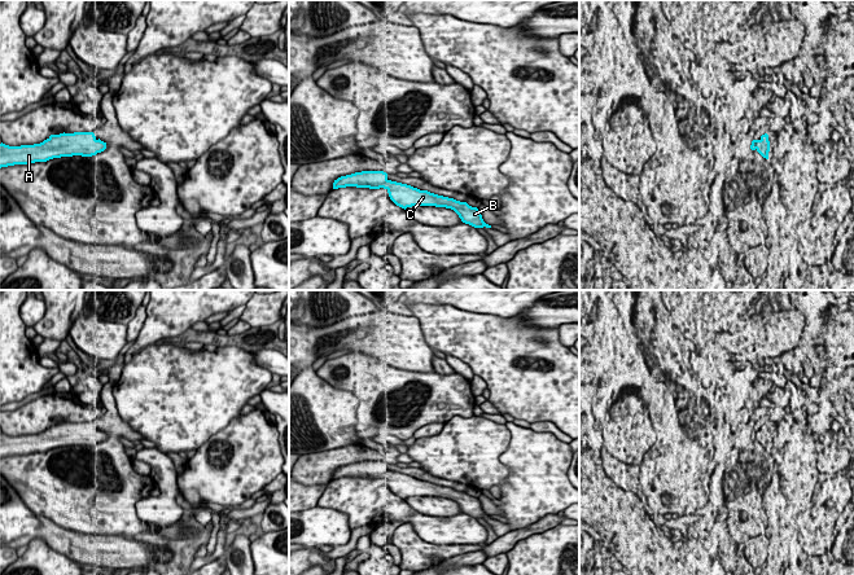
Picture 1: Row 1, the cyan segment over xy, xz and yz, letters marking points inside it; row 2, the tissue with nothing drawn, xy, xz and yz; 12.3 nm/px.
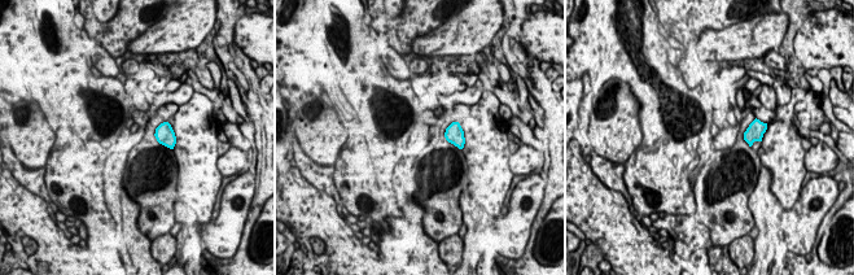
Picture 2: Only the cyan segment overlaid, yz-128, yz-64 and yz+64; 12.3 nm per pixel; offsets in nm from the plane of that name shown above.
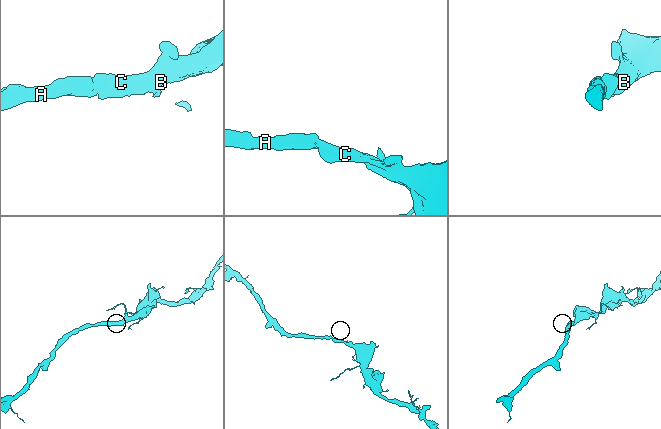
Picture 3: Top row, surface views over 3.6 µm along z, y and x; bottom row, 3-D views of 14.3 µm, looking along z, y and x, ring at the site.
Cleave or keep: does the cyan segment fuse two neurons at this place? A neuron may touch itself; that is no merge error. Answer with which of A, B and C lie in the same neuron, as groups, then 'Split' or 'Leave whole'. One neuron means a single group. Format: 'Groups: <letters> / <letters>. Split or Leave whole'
Groups: A B C. Leave whole

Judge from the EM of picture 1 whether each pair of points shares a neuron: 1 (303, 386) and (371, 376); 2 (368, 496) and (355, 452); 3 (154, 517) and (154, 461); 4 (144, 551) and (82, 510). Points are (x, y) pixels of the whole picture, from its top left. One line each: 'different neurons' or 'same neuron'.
1: different neurons
2: different neurons
3: same neuron
4: different neurons

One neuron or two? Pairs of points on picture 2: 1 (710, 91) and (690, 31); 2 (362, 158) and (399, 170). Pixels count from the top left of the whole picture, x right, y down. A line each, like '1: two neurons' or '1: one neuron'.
1: two neurons
2: two neurons

